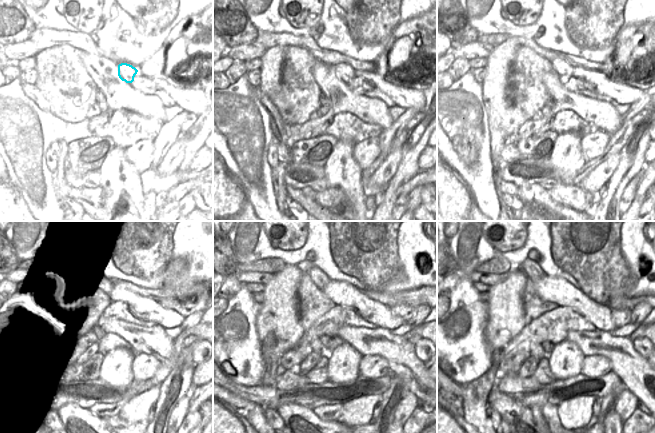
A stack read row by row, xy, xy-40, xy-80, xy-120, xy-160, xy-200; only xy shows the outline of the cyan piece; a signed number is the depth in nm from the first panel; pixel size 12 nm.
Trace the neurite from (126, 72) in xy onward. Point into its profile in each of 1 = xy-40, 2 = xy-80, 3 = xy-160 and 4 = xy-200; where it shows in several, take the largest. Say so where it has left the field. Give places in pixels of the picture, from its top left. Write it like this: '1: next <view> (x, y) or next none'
1: next xy-40 (344, 72)
2: next xy-80 (564, 69)
3: next xy-160 (318, 276)
4: next xy-200 (531, 268)

